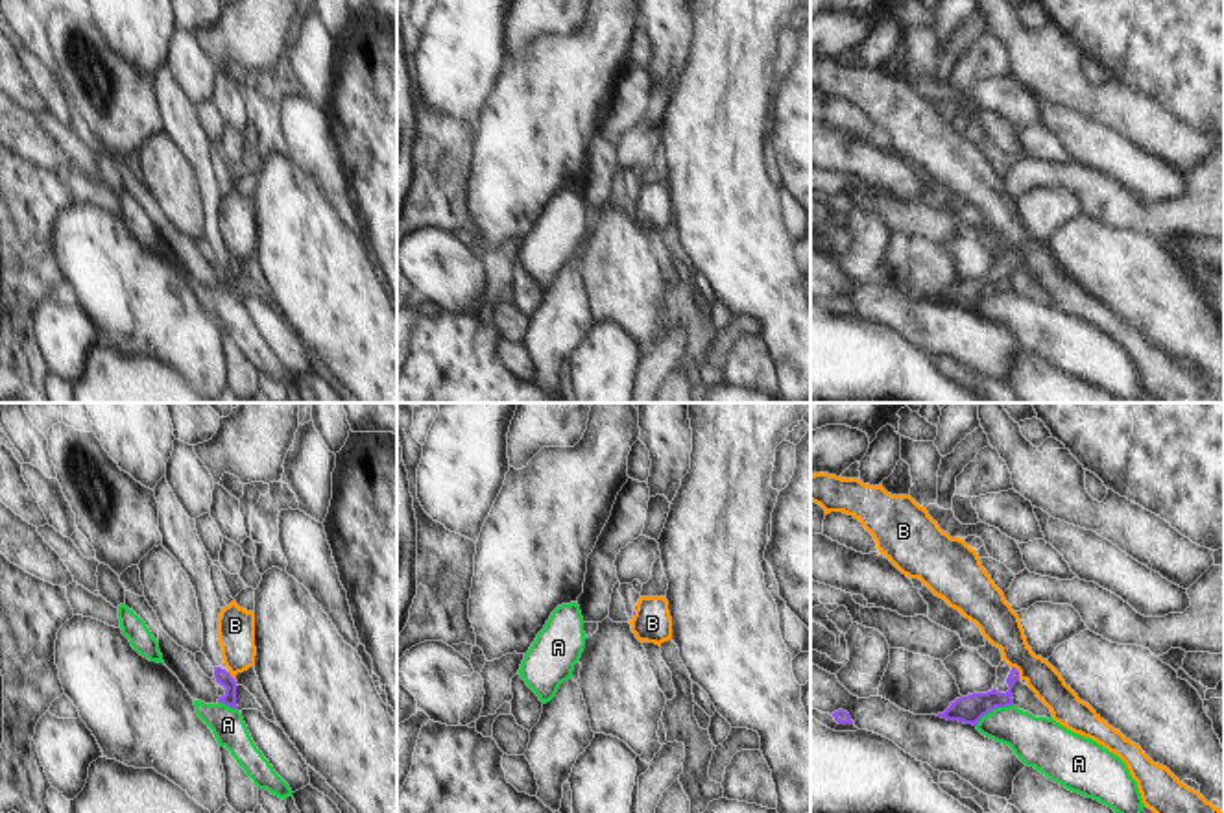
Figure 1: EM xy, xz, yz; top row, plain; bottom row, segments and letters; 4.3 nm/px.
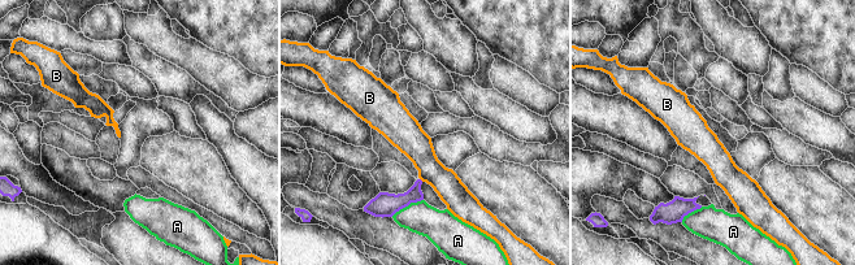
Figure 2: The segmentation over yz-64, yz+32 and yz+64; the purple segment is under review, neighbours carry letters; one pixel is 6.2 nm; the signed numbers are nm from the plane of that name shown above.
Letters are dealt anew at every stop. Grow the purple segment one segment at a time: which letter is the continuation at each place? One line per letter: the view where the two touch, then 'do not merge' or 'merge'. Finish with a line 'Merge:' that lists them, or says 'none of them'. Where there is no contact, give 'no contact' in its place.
A: yz | do not merge
B: yz | do not merge
Merge: none of them

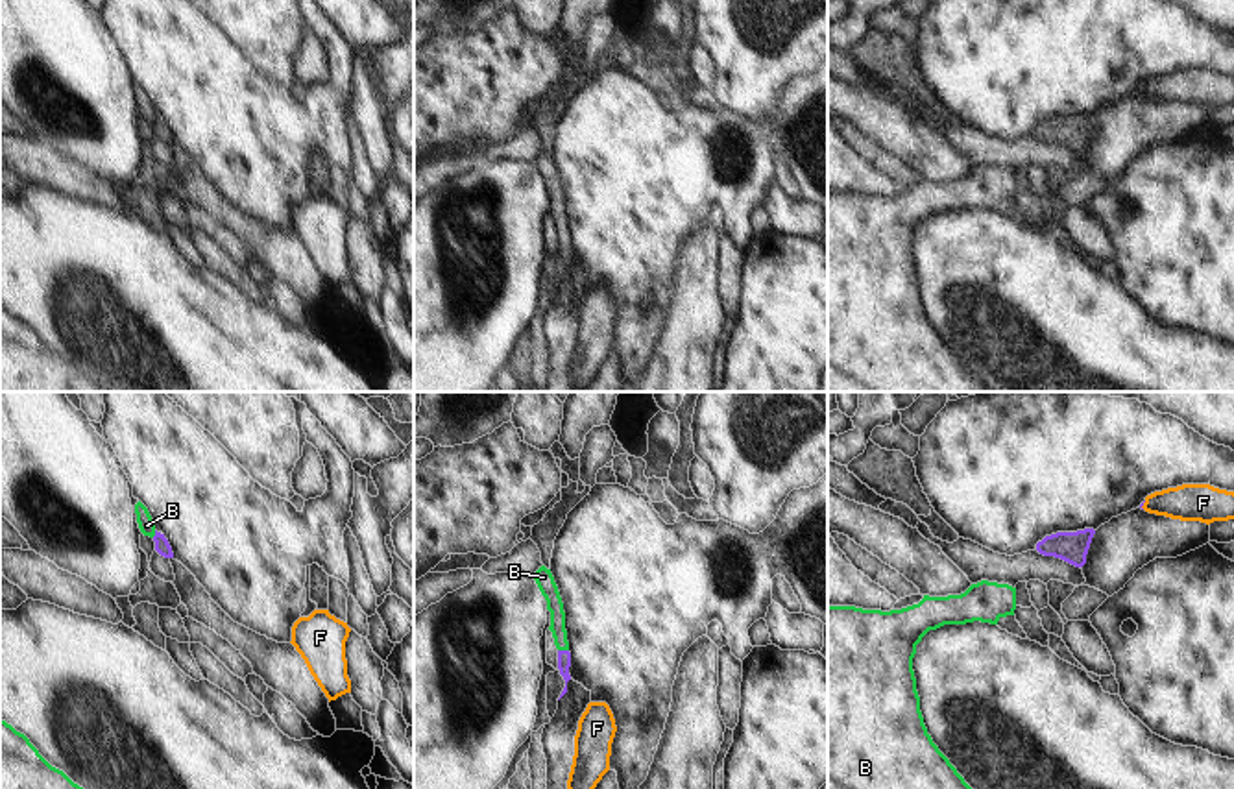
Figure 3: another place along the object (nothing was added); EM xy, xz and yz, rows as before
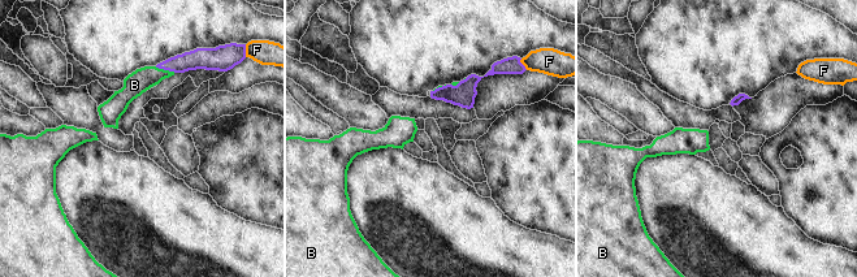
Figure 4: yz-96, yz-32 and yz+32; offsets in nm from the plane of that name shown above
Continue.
B: xz | merge
F: yz | do not merge
Merge: B

